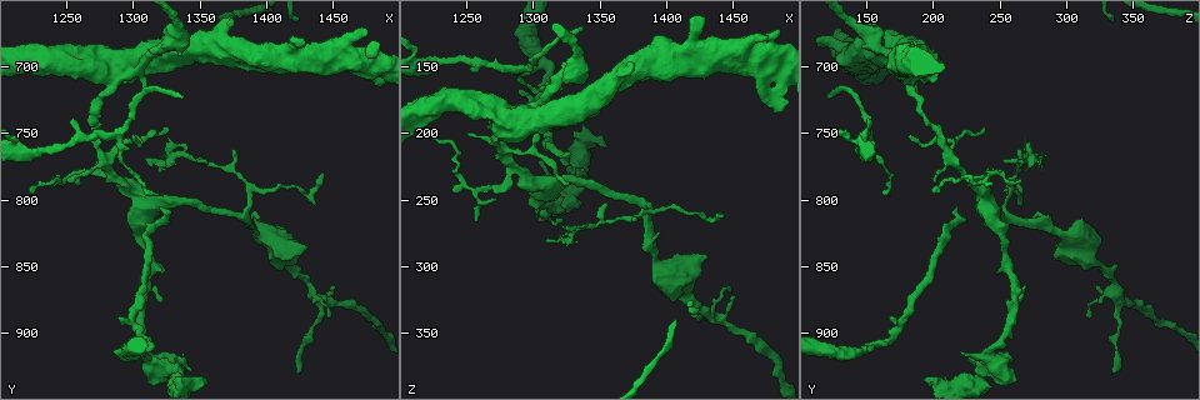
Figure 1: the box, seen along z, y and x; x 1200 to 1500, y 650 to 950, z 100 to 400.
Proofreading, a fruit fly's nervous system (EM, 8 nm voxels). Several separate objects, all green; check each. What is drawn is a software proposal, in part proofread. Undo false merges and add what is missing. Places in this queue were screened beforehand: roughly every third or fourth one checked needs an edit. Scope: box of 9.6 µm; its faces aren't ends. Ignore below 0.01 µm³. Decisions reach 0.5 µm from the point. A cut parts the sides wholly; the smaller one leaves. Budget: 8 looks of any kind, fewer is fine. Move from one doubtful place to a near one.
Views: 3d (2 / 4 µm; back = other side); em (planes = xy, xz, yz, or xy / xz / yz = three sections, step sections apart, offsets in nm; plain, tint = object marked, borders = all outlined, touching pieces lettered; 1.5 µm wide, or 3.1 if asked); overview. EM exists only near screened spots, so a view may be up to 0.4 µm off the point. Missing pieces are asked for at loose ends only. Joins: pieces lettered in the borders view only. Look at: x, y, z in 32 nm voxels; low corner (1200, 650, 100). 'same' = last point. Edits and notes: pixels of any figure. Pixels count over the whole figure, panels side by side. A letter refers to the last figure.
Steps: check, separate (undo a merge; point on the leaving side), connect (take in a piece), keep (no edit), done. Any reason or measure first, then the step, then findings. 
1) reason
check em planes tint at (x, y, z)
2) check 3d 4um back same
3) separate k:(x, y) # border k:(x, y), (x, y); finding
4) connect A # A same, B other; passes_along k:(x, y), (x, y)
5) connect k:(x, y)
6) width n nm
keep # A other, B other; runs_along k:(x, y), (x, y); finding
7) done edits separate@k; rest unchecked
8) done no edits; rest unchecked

free end
check em planes borders at (1288, 888, 166)

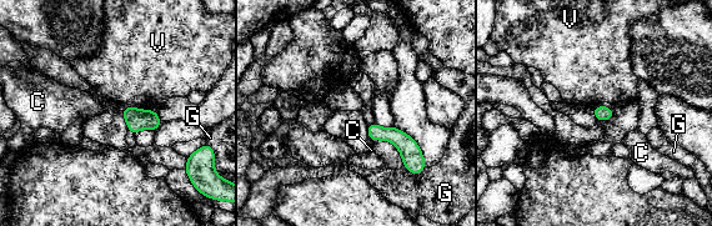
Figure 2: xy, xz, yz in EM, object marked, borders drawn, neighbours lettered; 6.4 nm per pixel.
keep # C other, G other, V other; none of them fits

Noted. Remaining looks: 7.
check em xy step 4 tint at (1302, 756, 214)

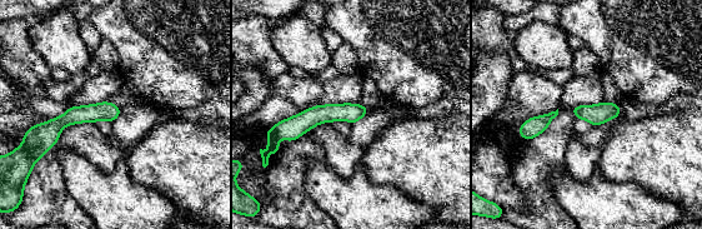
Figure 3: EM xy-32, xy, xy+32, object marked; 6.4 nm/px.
check em planes tint same

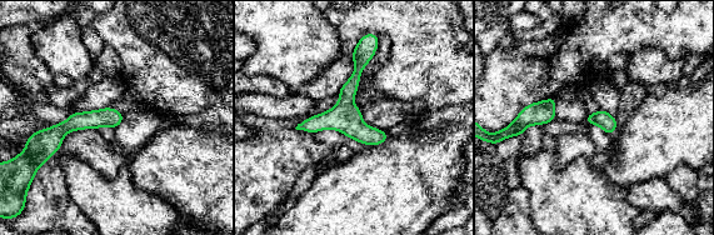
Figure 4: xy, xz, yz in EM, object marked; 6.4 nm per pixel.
check em planes borders same

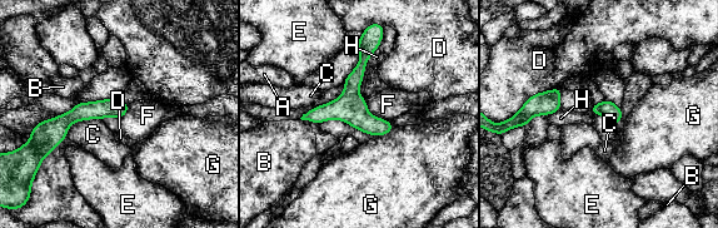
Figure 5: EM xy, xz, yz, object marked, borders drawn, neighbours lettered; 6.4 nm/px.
keep # A other, B other, C other, D other, E other, F other, G other, H other; border 5:(377, 48), (359, 87), (365, 100); one neuron here

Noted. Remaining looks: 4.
branch point
check 3d 4um at (1286, 752, 154)

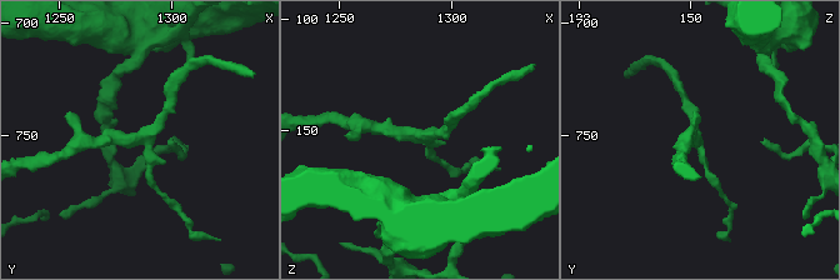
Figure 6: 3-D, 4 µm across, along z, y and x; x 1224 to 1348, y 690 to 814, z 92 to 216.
shape alone is not enough
check em xz step 4 borders at (1284, 751, 151)

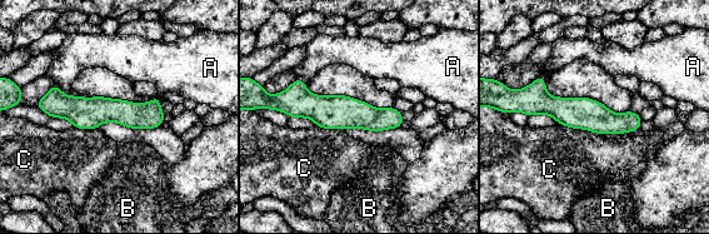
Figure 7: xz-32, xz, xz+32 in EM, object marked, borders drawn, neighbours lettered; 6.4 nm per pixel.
another direction
check em planes borders same

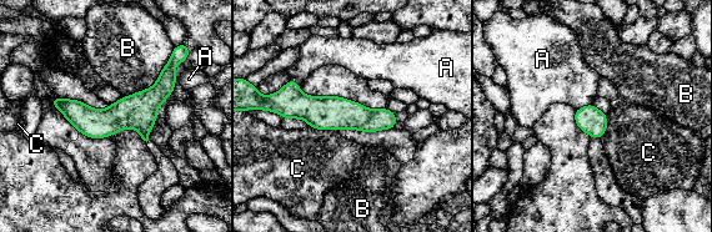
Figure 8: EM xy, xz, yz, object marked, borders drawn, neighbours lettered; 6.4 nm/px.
keep # A other, B other, C other; border 8:(591, 102), (576, 110); all the same neuron

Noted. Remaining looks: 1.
done no edits; rest unchecked

